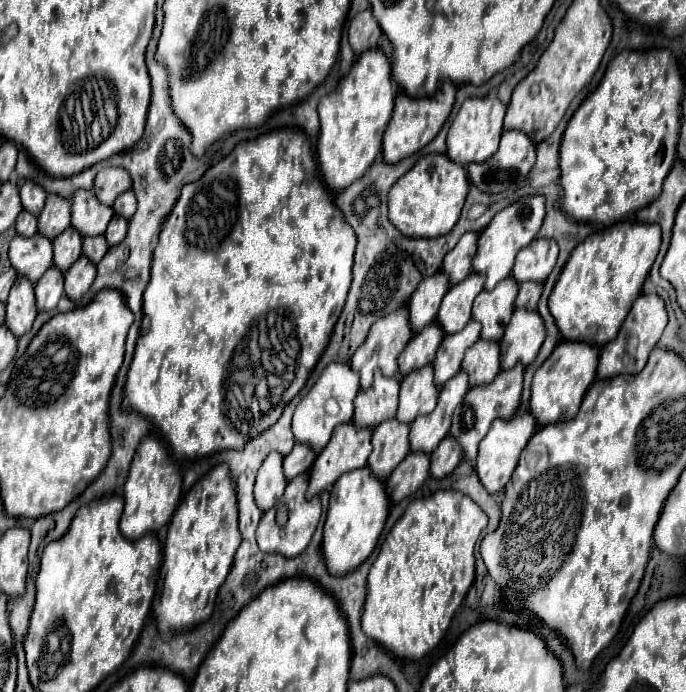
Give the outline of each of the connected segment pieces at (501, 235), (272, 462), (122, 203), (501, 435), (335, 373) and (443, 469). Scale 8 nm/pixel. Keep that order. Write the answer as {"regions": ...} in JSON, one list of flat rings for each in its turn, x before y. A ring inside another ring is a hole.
{"regions":[[[524,196,518,202,510,204,508,208,500,210,492,218,492,222,482,230,478,250,472,260,472,270,486,276,486,284,484,284,486,290,492,290,502,278,510,276,512,266,514,266,514,256,518,254,520,248,528,246,536,238,544,222,544,216,546,216,546,198,544,196]],[[270,452,256,476,254,498,258,508,264,512,270,510,282,498,286,484,288,480,282,474,282,456,278,452]],[[126,190,114,204,112,204,112,208,114,208,114,212,118,214,118,216,124,216,126,220,134,214,134,210,136,210,136,198,134,198,134,192,132,190]],[[518,412,510,420,496,418,492,422,488,434,484,436,484,440,478,446,478,458,476,458,476,474,478,474,480,482,482,482,482,486,490,494,500,492,508,484,508,480,514,474,514,468,518,466,518,460,520,460,522,450,526,448,528,440,534,436,536,428,538,428,538,424,534,420,534,416,528,414,528,412]],[[330,362,316,380,316,384,312,386,312,390,296,406,292,420,292,432,296,436,296,442,310,444,314,446,314,450,320,452,330,442,334,428,352,420,354,414,352,400,356,398,358,390,360,390,358,374,344,362]],[[446,436,438,448,430,454,430,474,432,478,444,478,448,476,458,462,462,460,462,448,452,436]]]}

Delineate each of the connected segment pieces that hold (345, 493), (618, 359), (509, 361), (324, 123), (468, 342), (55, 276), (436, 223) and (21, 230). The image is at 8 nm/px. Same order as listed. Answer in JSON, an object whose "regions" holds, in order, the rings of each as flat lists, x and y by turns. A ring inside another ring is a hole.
{"regions":[[[368,466,346,472,342,478,338,478,338,482,332,486,330,492,330,506,322,540,322,554,330,574,344,576,356,570,372,554,384,530,388,510,390,510,390,500,386,494,386,484,380,478,374,478]],[[640,294,634,300,632,310,626,316,618,336,612,342,608,342,600,352,598,378,612,378,612,376,620,376,620,374,638,374,646,366,648,354,658,344,666,324,668,324,668,316,666,316,664,300,658,294]],[[514,310,510,326,500,340,502,346,502,370,512,368,516,362,528,366,538,356,542,342,546,338,546,328,542,318,534,310]],[[380,48,366,50,350,72,340,80,338,88,320,100,320,138,318,164,324,182,332,190,344,190,370,168,382,150,382,138,394,110,392,66]],[[470,320,464,330,456,334,446,334,434,360,434,382,438,386,444,386,450,378,454,378,460,372,462,358,466,350,478,342,480,330,482,330,480,322]],[[56,266,46,270,46,274,36,282,36,306,38,310,54,310,64,294,64,272]],[[428,154,418,160,390,190,390,222,404,234,416,238,438,238,448,234,460,218,468,194,468,176,464,166,450,162,446,154]],[[26,210,20,212,20,216,16,218,16,230,22,236,34,236,38,232,38,218]]]}

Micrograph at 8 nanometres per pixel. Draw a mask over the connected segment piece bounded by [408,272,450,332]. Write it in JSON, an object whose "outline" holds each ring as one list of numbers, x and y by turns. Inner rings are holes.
{"outline":[[438,272,430,278,426,278,418,290,414,290,408,312,410,312,410,324,414,326,414,332,420,332,424,326,436,320,438,308,446,292,450,290,450,278,444,272]]}

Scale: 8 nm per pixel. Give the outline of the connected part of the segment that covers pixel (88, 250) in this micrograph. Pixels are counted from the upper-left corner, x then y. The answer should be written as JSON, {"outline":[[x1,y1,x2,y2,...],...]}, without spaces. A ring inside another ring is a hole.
{"outline":[[92,236,92,238,84,238,84,246,82,246,82,252,90,258,90,262,98,264,104,254,108,252,108,242,104,236]]}

